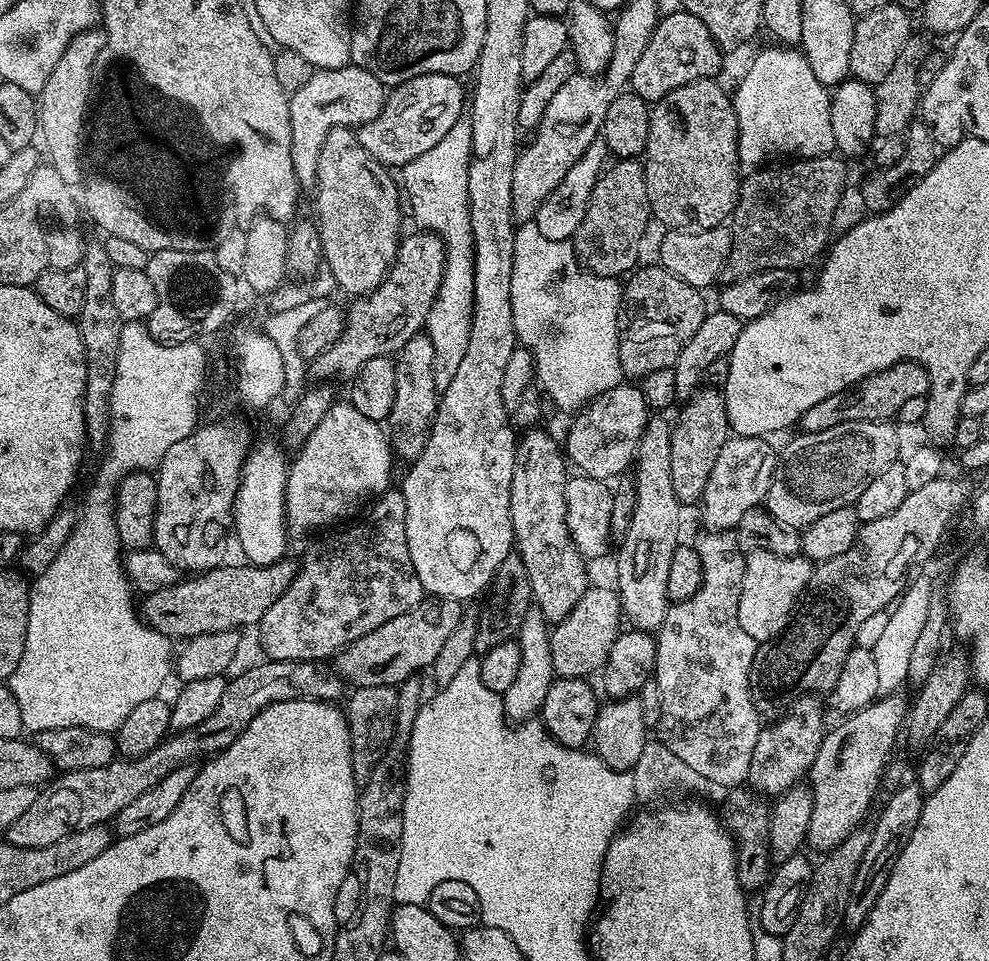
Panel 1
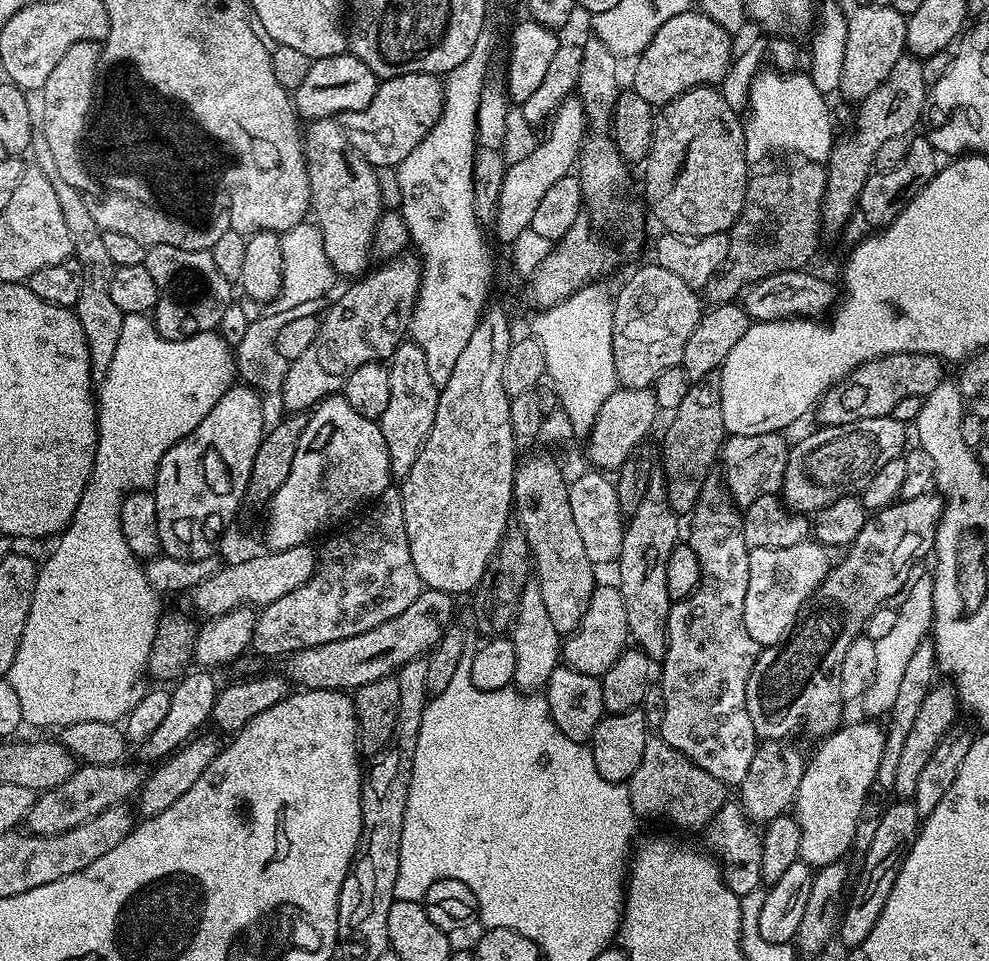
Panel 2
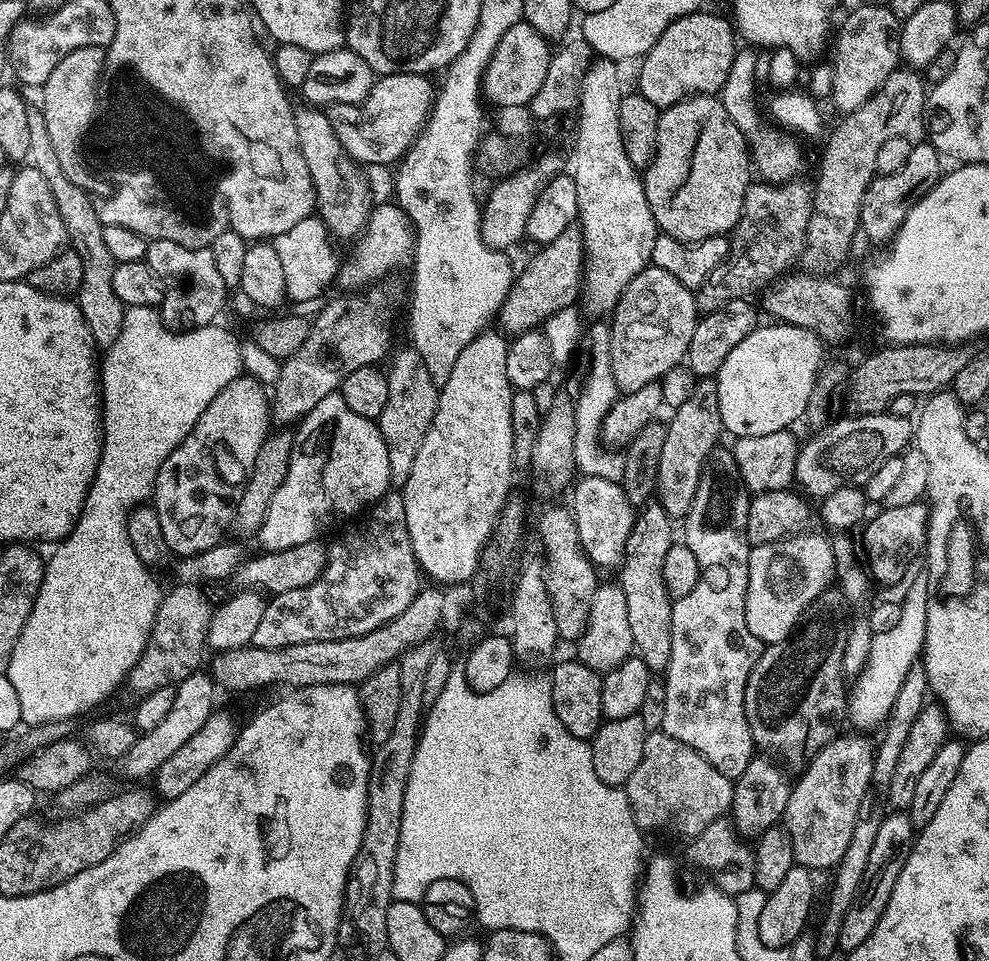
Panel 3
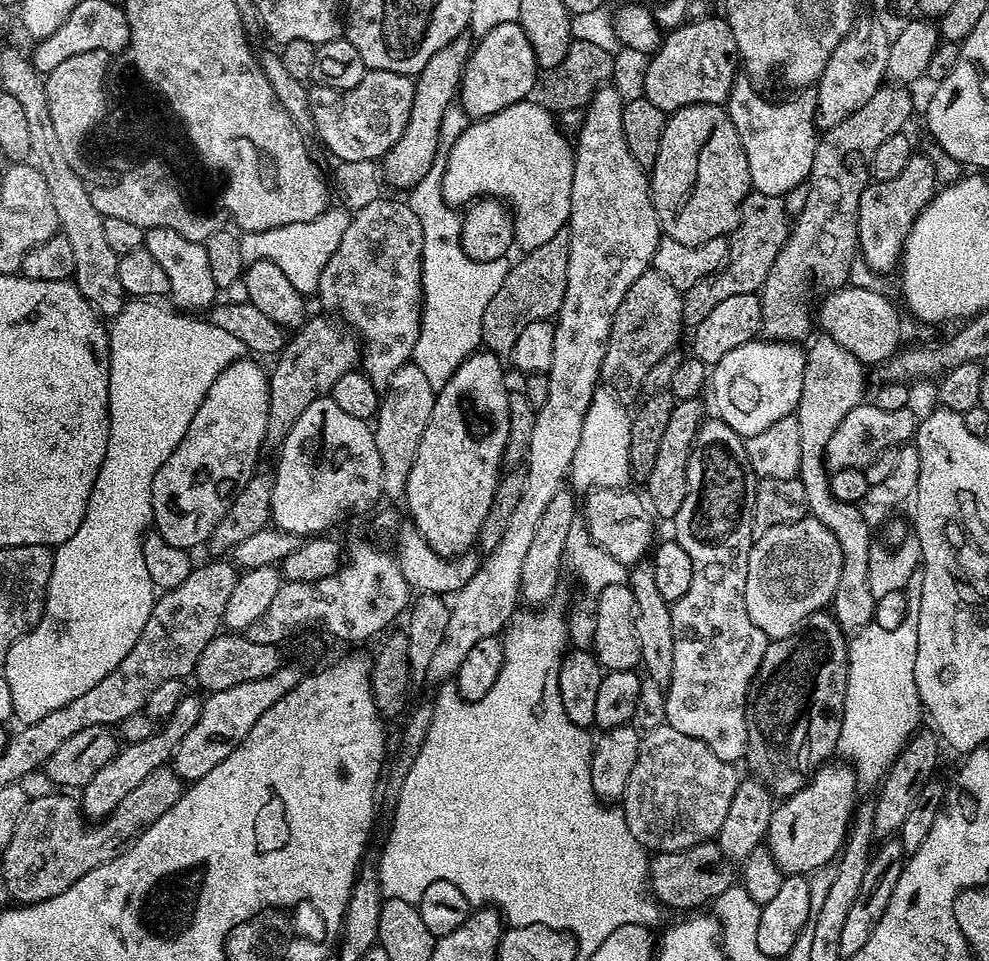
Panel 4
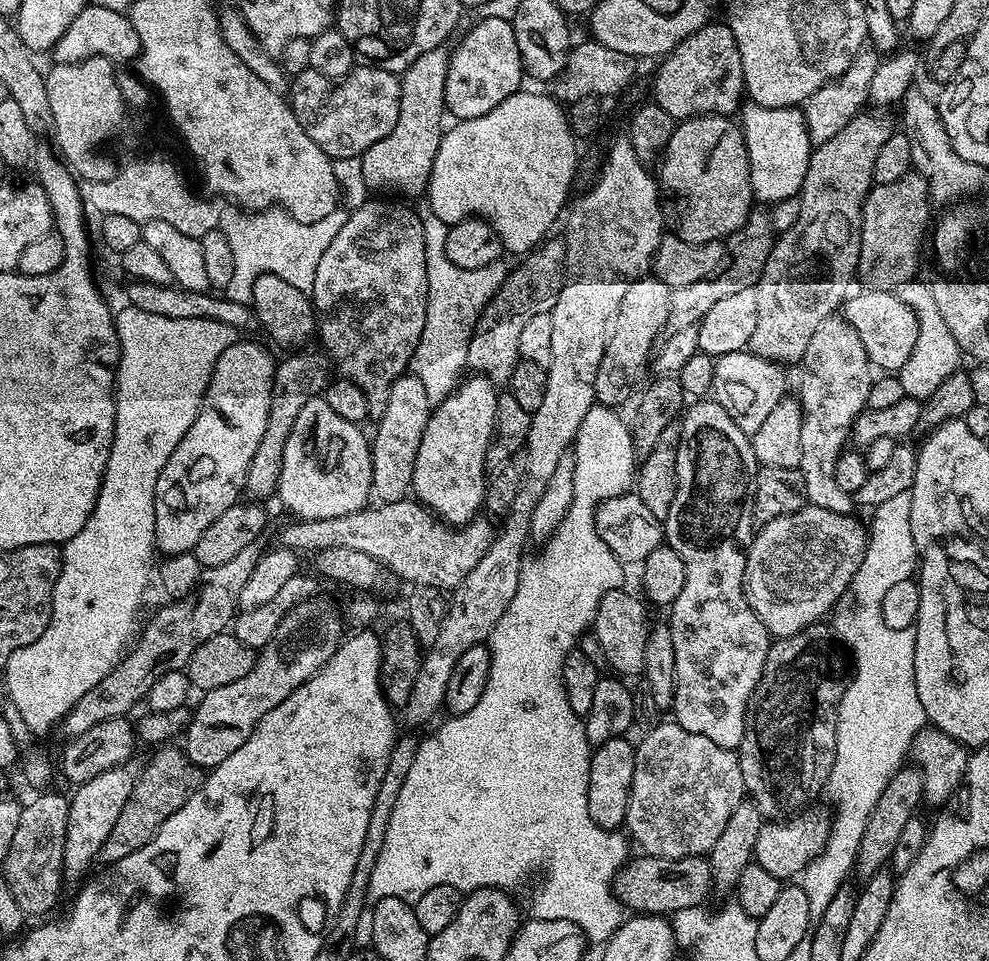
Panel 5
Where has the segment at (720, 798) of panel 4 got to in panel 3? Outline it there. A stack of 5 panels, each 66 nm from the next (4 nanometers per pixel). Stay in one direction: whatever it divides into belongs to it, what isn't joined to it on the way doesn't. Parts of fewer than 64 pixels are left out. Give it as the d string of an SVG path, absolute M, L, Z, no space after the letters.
M652 730L646 746L642 746L642 762L630 774L626 791L632 817L641 832L665 832L687 842L731 809L732 785L730 777L710 766L698 750L678 742L678 738L670 738L663 730Z

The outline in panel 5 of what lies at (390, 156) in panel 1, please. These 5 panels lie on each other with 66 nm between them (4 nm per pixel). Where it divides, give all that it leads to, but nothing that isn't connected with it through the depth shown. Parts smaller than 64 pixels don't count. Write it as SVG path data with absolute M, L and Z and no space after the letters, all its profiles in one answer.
M357 66L353 68L349 76L337 82L327 80L318 70L308 68L300 72L290 84L290 103L293 114L298 118L298 122L314 138L314 142L333 161L350 158L351 156L361 157L370 146L385 138L394 130L395 123L398 122L400 81L401 77L394 72L387 72L379 66Z

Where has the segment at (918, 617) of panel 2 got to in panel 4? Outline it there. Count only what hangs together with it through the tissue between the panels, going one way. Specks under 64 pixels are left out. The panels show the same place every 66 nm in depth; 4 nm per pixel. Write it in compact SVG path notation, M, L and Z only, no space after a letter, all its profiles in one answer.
M915 619L904 620L898 630L882 630L873 622L851 637L838 752L851 764L861 785L879 785L904 745L921 727L922 705L914 682L914 658L918 658Z

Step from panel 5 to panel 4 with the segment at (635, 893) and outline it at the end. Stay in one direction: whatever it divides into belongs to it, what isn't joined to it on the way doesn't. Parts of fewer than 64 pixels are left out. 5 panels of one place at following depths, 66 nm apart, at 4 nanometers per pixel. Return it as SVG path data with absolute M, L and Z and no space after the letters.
M709 842L699 844L698 846L690 846L686 850L678 850L677 852L657 852L651 857L648 866L648 882L651 891L656 891L655 899L659 901L665 909L668 908L692 908L688 910L700 910L703 906L711 905L713 900L718 898L718 894L730 890L730 886L737 883L738 868L733 861L722 854L719 843Z

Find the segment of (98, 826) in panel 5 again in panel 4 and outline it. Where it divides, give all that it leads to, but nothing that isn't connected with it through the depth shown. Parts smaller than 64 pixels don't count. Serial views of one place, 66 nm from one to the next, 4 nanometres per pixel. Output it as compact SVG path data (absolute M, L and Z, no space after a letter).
M185 694L182 702L178 702L174 714L163 721L162 727L152 737L142 742L125 743L116 756L106 762L106 766L102 766L102 770L98 770L98 774L94 774L90 782L86 782L86 786L79 793L78 803L89 821L99 822L107 818L118 806L118 802L122 802L122 798L126 798L126 794L130 794L130 790L134 790L134 786L142 782L142 778L165 767L171 761L182 738L186 738L186 734L190 734L194 727L194 722L198 722L201 703L199 695L196 697Z

